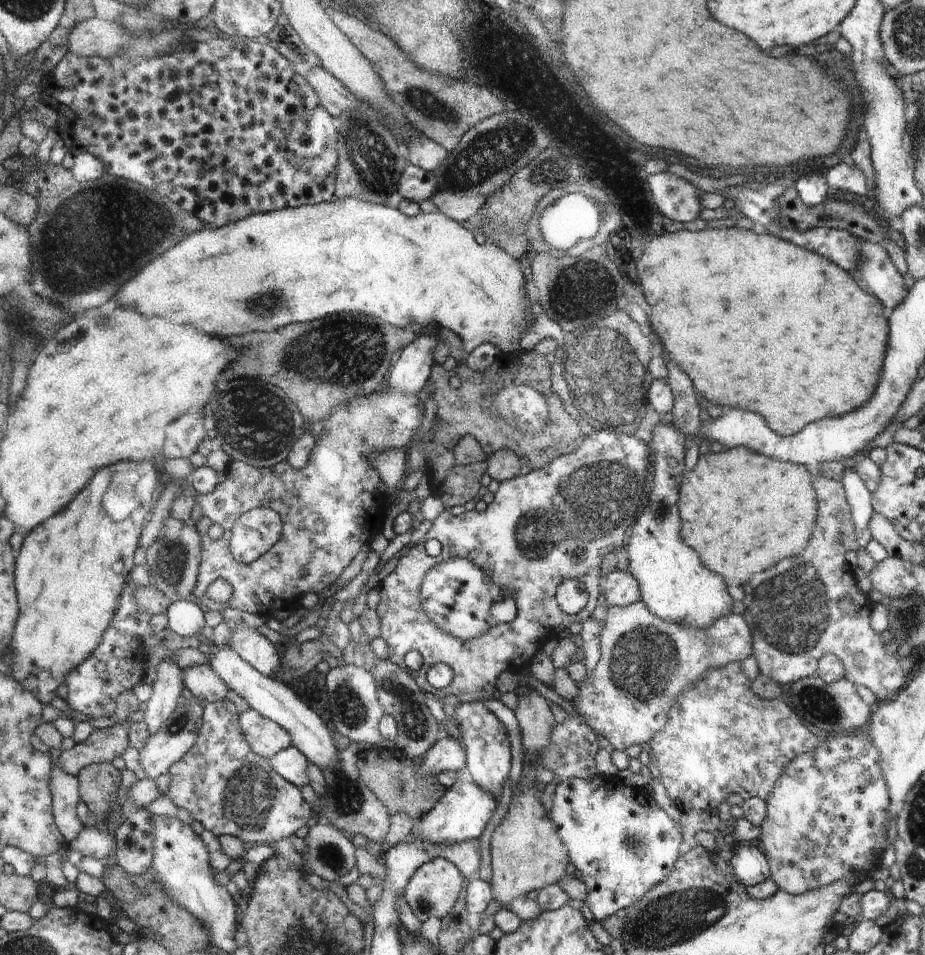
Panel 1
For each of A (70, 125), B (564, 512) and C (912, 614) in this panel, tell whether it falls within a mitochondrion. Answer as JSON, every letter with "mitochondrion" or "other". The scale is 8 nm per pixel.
{"A":"other","B":"mitochondrion","C":"mitochondrion"}

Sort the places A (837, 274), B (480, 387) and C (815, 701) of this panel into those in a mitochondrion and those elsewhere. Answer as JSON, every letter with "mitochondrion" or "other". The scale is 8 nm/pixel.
{"A":"other","B":"other","C":"mitochondrion"}

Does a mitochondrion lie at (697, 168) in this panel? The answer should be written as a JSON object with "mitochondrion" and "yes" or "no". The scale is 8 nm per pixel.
{"mitochondrion":"no"}

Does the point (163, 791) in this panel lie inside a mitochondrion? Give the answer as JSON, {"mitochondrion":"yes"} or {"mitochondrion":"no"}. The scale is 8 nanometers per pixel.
{"mitochondrion":"no"}

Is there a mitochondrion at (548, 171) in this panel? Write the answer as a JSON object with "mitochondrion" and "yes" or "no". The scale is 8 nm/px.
{"mitochondrion":"yes"}

